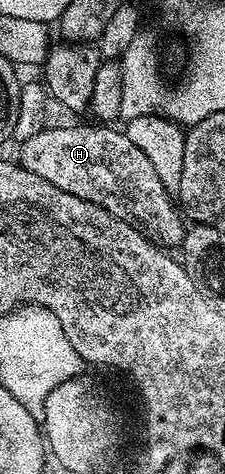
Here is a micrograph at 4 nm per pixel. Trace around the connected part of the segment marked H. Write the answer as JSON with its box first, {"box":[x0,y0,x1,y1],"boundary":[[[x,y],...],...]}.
{"box":[18,123,186,249],"boundary":[[[105,123],[91,125],[71,125],[69,127],[44,127],[37,134],[20,142],[18,162],[35,175],[48,179],[55,187],[61,187],[71,195],[85,199],[95,206],[101,206],[117,219],[135,226],[151,241],[165,249],[182,246],[186,233],[184,218],[178,211],[169,192],[163,187],[150,160],[143,150],[137,148],[120,128]]]}

